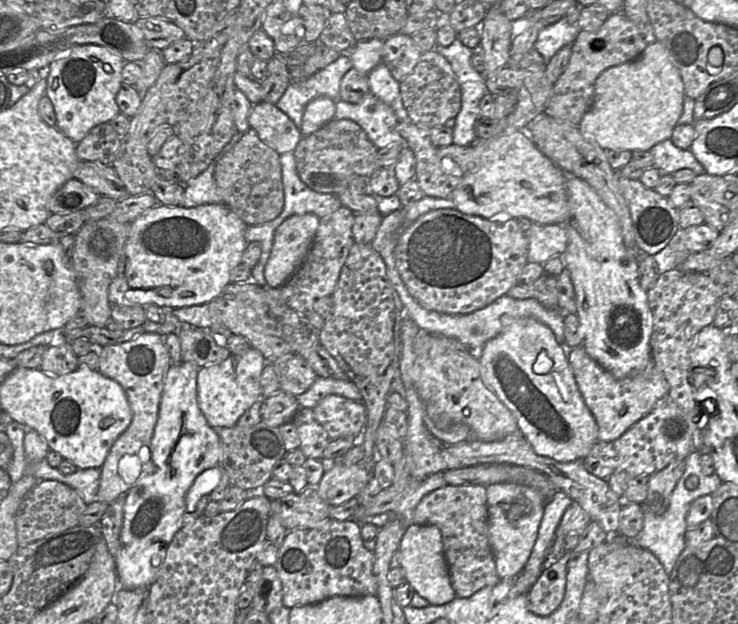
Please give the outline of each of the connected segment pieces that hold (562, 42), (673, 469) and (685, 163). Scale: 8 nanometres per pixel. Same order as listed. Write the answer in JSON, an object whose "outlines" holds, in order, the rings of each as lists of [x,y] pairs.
{"outlines":[[[[564,16],[540,30],[534,47],[548,63],[563,46],[573,44],[580,31],[577,24],[569,24]]],[[[685,460],[670,463],[650,476],[646,499],[641,505],[643,511],[663,515],[670,504],[670,496],[685,470]]],[[[666,139],[650,149],[654,166],[661,174],[672,174],[680,169],[691,169],[696,175],[706,173],[690,149],[681,149],[671,139]]]]}

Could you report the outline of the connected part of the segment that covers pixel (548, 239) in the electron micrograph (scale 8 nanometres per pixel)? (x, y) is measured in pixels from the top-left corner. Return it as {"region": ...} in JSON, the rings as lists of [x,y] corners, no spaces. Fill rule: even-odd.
{"region":[[[537,224],[525,232],[528,238],[528,262],[543,264],[553,256],[563,256],[567,245],[566,229],[559,224]]]}

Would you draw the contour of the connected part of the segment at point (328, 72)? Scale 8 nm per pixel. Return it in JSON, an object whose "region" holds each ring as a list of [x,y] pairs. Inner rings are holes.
{"region":[[[341,55],[313,76],[300,82],[291,82],[275,106],[300,130],[304,110],[313,99],[326,96],[334,101],[340,100],[340,82],[352,67],[351,59]]]}

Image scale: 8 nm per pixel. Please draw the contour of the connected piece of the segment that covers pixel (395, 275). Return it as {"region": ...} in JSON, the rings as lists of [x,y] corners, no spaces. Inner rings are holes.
{"region":[[[397,232],[387,241],[380,254],[385,262],[388,278],[400,297],[404,307],[404,313],[410,317],[420,329],[434,335],[443,335],[448,338],[457,339],[470,350],[478,351],[487,341],[496,337],[510,319],[532,317],[547,325],[554,332],[556,340],[564,344],[564,313],[560,310],[548,309],[534,298],[516,299],[505,294],[487,306],[469,314],[445,314],[423,307],[410,294],[400,276],[395,259],[396,244]]]}

